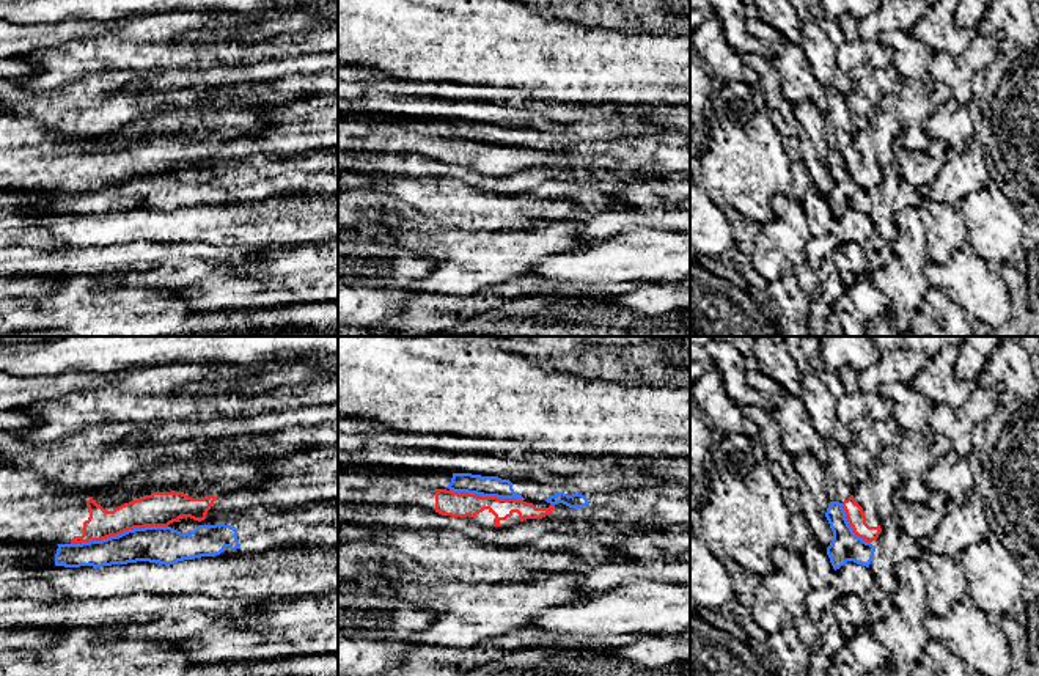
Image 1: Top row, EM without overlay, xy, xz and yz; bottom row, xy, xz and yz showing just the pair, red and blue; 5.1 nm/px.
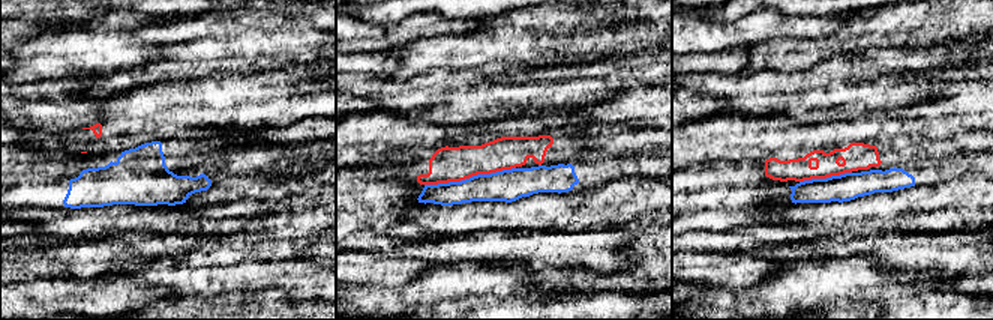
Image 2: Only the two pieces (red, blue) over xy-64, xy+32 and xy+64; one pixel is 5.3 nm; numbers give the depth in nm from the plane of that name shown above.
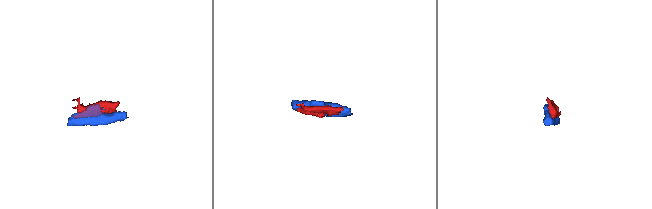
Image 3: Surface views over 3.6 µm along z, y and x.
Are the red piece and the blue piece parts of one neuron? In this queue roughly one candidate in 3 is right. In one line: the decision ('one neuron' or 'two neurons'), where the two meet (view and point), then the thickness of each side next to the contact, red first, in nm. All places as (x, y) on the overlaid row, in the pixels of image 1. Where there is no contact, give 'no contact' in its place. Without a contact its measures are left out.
two neurons; contact xy (118, 533); calibres 180 and 190 nm

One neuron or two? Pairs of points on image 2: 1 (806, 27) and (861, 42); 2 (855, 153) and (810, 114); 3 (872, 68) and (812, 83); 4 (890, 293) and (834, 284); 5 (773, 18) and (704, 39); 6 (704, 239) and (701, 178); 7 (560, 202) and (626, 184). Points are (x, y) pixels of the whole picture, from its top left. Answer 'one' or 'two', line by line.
1: two
2: two
3: one
4: one
5: one
6: two
7: one

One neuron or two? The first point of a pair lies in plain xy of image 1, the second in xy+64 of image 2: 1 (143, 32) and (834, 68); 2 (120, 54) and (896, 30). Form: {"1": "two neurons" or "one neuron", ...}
{"1": "two neurons", "2": "one neuron"}

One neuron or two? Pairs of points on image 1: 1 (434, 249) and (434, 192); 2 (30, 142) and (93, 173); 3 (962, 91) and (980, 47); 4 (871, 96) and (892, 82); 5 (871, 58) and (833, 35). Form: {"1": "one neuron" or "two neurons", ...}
{"1": "two neurons", "2": "one neuron", "3": "one neuron", "4": "one neuron", "5": "one neuron"}

